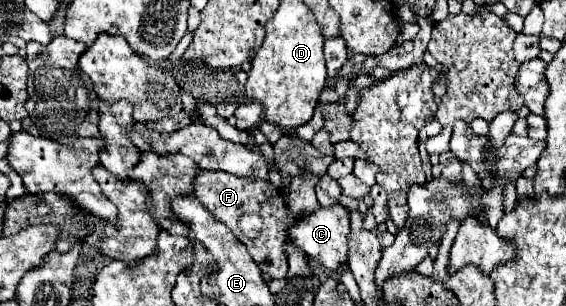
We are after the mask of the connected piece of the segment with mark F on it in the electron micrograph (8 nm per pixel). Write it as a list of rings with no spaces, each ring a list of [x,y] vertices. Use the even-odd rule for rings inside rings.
[[[201,169],[201,173],[195,177],[195,197],[221,223],[225,223],[243,245],[247,245],[247,249],[251,251],[255,263],[265,273],[265,277],[285,279],[285,275],[287,275],[287,257],[283,253],[283,245],[287,241],[287,221],[291,221],[291,219],[289,219],[289,213],[287,213],[285,199],[283,199],[281,191],[277,191],[269,181],[245,179],[245,177],[237,177],[237,175],[223,173],[223,171],[205,171],[205,169]],[[249,211],[257,211],[263,217],[263,231],[259,233],[257,239],[247,239],[239,233],[239,225],[237,225],[239,217],[249,213]]]

